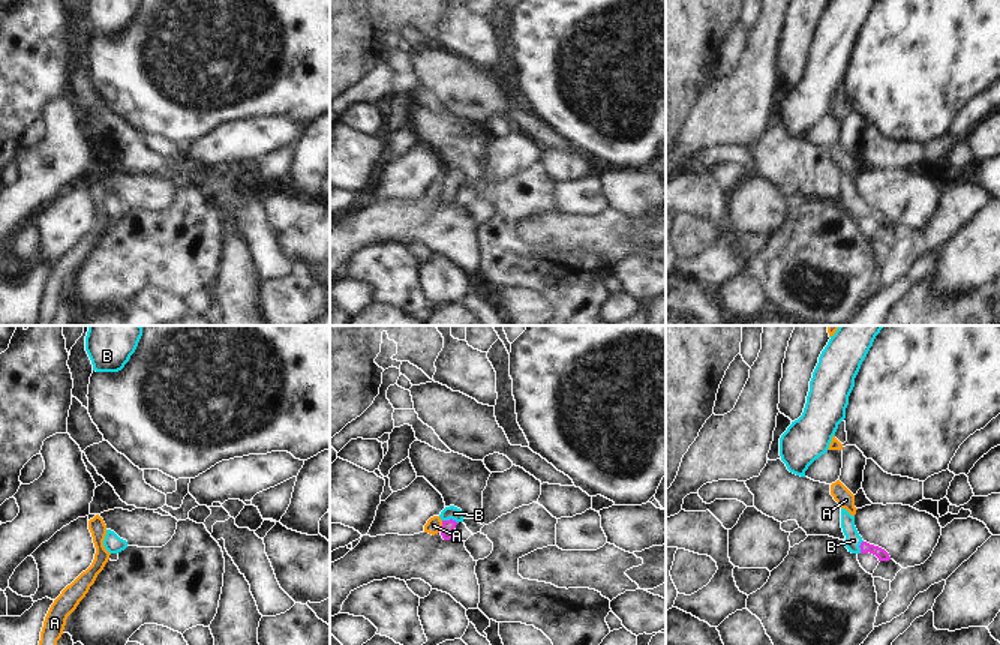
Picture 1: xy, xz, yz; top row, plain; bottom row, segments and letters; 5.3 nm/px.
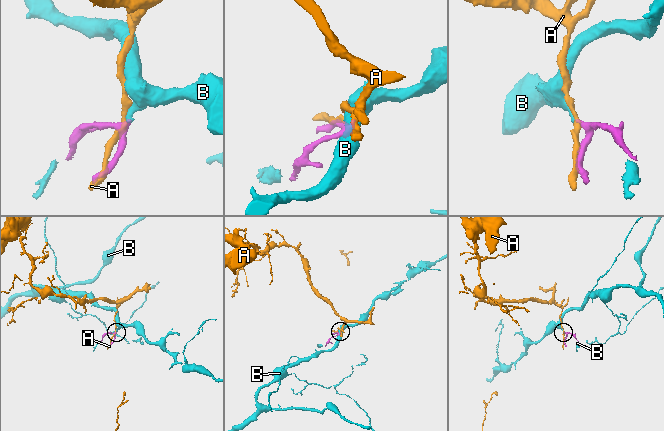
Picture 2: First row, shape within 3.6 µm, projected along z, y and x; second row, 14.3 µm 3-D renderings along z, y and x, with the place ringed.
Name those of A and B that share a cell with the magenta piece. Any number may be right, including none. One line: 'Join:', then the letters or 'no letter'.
Join: B.

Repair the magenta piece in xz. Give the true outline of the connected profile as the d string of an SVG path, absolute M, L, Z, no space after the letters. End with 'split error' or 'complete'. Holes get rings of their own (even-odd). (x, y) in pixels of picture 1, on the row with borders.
M450 506L441 512L439 518L442 520L441 536L444 540L450 540L456 525L463 522L463 513L460 508Z; split error

